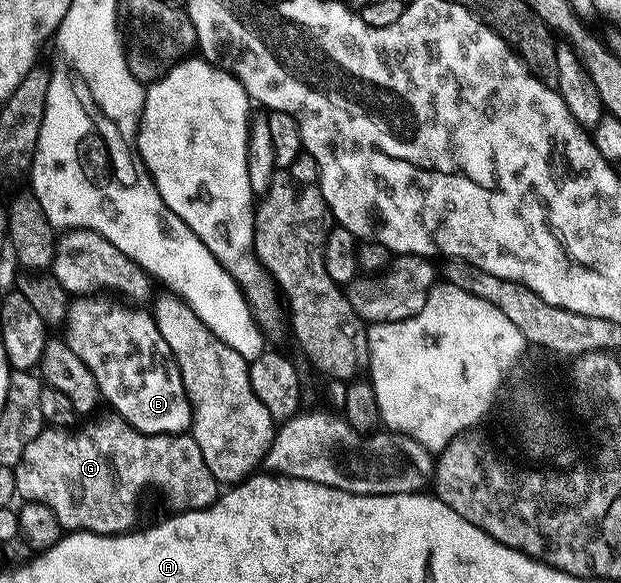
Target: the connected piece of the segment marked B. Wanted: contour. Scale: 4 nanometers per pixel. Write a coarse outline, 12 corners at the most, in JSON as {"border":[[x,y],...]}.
{"border":[[71,301],[65,342],[145,434],[191,429],[153,317]]}

